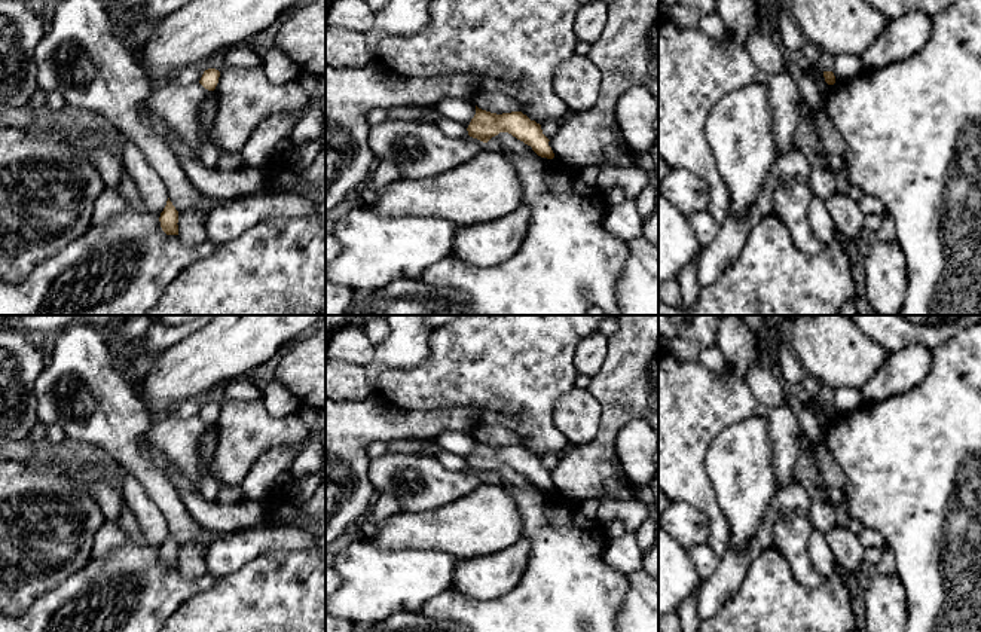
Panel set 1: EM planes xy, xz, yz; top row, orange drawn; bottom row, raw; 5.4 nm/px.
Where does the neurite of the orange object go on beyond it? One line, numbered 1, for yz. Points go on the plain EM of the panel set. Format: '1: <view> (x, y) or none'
1: none

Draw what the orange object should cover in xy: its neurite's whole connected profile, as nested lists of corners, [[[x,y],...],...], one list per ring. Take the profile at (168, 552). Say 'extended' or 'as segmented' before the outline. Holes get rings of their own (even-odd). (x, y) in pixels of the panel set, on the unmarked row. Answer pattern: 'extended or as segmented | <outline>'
as segmented | [[[166,534],[166,538],[159,550],[161,561],[166,568],[178,568],[178,544],[172,538],[172,535]]]

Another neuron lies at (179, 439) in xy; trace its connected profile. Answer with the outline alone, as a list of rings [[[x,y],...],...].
[[[164,415],[153,419],[149,442],[192,483],[195,489],[205,471],[201,439],[211,424],[199,415],[177,418]]]

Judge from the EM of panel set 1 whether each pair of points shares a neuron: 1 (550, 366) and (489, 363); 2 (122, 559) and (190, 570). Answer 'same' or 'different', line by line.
1: same
2: different

